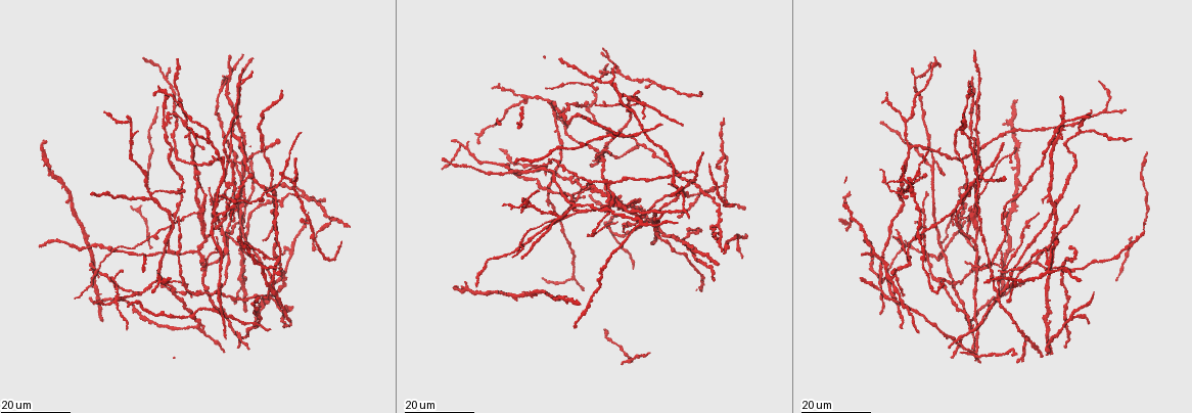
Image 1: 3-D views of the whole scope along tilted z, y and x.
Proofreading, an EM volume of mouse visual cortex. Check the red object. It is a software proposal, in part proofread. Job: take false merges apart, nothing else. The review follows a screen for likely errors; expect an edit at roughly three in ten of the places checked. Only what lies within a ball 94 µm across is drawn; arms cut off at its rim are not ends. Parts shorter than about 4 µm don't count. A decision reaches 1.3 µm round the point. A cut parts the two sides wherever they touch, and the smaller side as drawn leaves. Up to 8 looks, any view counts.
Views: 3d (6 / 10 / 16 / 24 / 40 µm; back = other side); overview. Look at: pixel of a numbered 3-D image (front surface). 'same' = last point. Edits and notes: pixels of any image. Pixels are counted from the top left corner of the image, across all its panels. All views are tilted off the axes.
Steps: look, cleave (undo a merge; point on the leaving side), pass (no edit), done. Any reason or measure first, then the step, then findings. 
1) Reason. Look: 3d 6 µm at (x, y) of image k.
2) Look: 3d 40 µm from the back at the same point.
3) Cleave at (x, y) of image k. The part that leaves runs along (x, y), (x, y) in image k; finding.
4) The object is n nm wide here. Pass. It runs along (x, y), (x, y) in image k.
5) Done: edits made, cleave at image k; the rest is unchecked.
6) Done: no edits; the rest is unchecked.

Look: 3d 24 µm at (908, 264) of image 1.

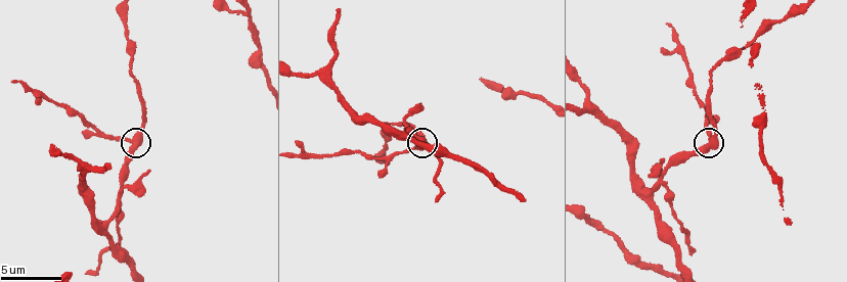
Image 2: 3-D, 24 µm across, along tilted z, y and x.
Closer look. Look: 3d 6 µm at (709, 144) of image 2.

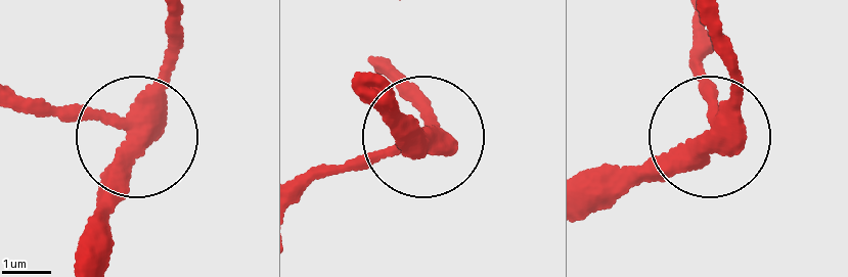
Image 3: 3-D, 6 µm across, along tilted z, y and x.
Look: 3d 6 µm from the back at (710, 128) of image 3.

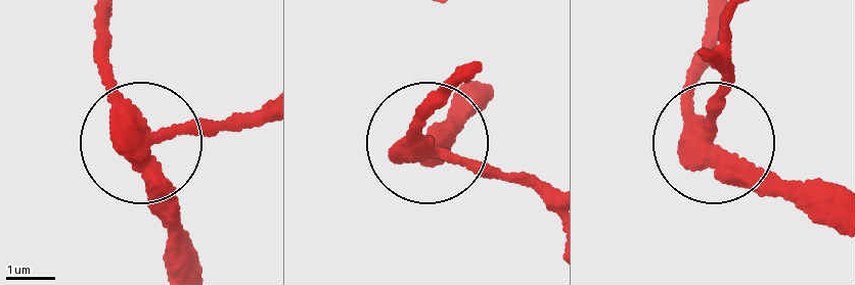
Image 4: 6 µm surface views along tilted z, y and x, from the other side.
The side arm is 14 µm long. Cleave at (212, 126) of image 4. The part that leaves runs along (153, 144), (261, 126) in image 4; a second neuron is stuck on.

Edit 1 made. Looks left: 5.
See it whole again. Look: overview.

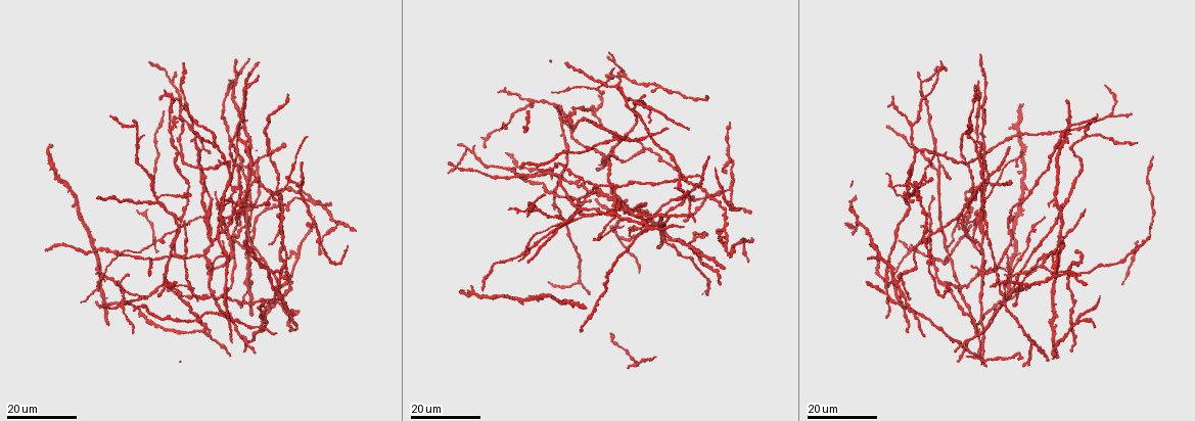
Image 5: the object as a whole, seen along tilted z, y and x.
Three-way junction. Look: 3d 24 µm at (577, 107) of image 5.

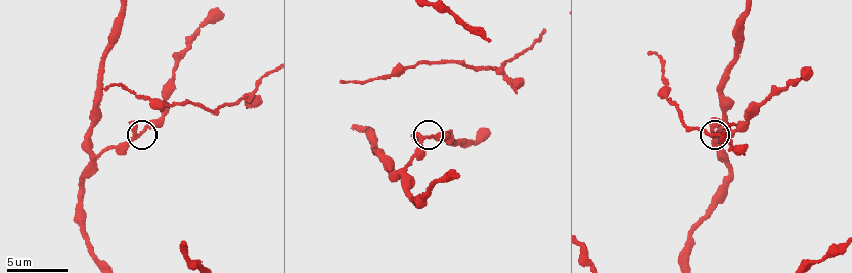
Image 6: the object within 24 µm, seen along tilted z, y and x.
Look: 3d 6 µm at (429, 139) of image 6.

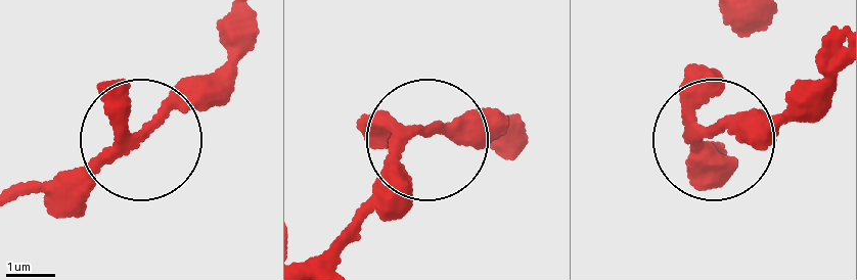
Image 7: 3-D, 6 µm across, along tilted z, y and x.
The object is 270 nm wide here. Pass. It runs along (17, 197), (103, 158), (180, 99), (231, 91) in image 7; continuous, no second neuron.

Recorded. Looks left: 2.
Four or more arms meet. Look: 3d 16 µm at (291, 180) of image 5.

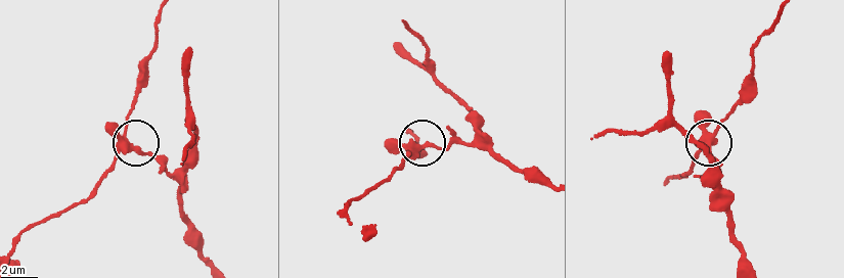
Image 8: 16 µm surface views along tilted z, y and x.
Zoom in. Look: 3d 6 µm at (128, 142) of image 8.

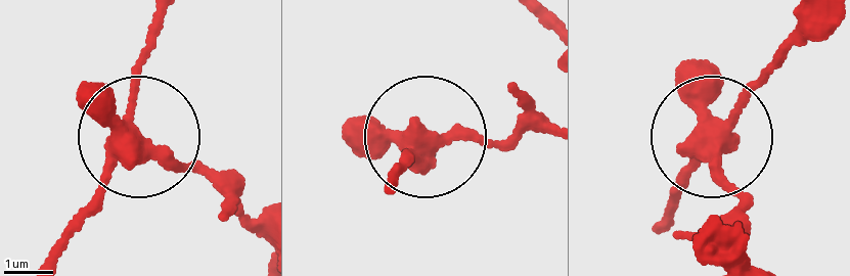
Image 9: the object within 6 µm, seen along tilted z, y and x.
The side arm is 15 µm long; 4 arms meet here. Cleave at (93, 202) of image 9. A second neuron is stuck on.

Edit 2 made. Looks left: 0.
Done: edits made, cleave at image 4, cleave at image 9; the rest is unchecked.

